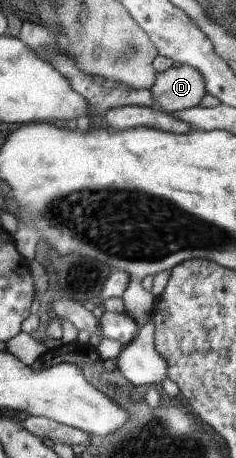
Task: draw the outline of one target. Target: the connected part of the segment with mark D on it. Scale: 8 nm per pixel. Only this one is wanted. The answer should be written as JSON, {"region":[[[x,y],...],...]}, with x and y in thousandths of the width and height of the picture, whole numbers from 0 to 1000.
{"region":[[[767,142],[669,157],[636,205],[674,238],[725,249],[847,229],[877,203],[847,155],[805,142]]]}

